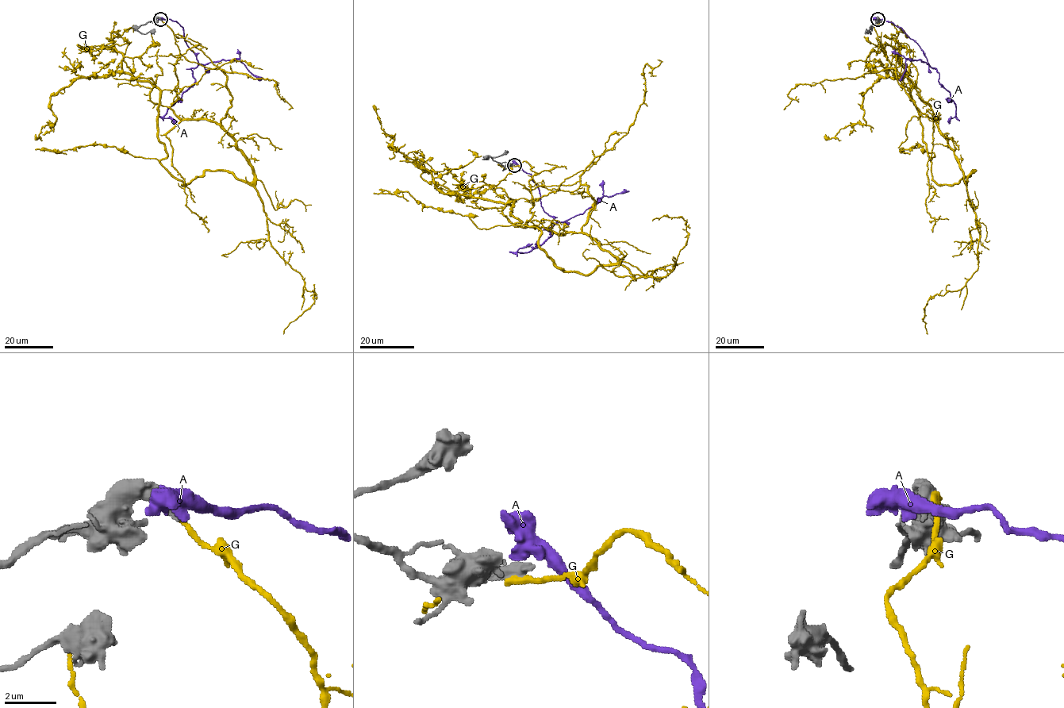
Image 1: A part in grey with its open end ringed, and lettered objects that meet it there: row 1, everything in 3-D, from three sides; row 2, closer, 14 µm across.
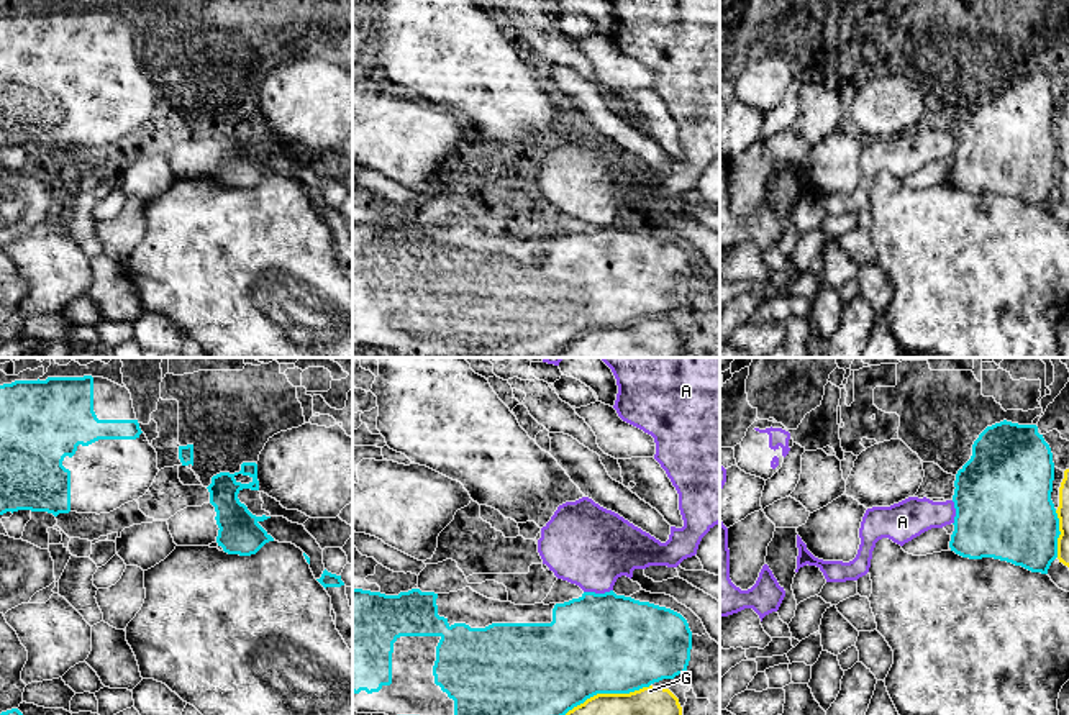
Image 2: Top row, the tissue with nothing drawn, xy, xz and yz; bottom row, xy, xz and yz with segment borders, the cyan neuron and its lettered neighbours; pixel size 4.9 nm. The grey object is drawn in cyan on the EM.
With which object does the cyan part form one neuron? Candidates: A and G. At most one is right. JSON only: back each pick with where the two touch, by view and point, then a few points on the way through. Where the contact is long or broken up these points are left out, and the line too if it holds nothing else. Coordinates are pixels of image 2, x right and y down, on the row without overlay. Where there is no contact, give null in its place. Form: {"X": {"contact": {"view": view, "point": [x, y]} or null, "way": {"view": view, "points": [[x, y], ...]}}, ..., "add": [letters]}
{"add": []}

